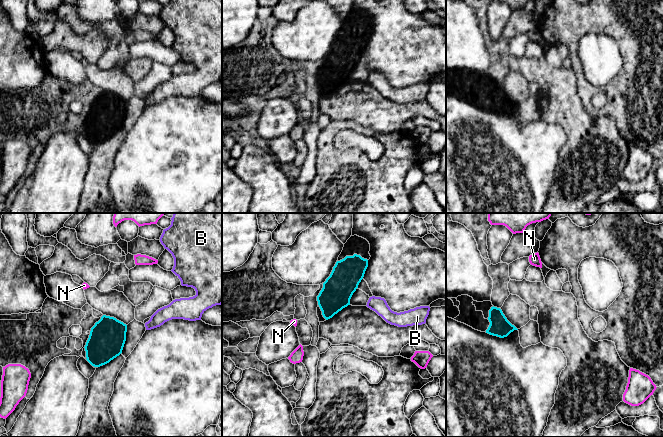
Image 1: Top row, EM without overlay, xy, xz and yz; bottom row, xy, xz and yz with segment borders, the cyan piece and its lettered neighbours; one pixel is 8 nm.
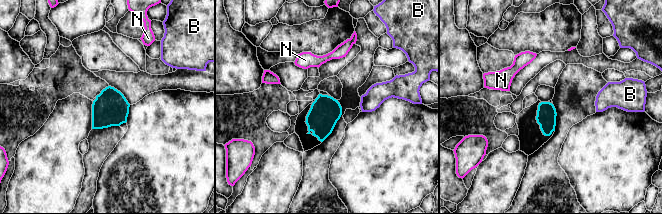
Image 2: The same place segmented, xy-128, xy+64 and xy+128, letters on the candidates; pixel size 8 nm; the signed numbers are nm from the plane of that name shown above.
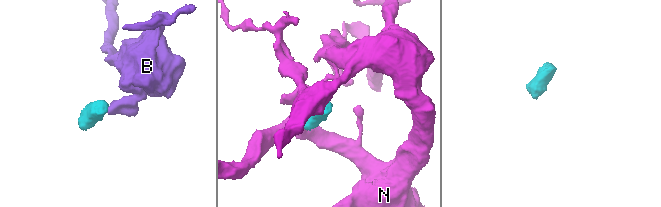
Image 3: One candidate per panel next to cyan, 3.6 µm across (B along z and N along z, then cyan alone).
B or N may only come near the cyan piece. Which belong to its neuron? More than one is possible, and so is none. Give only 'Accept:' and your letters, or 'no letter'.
Accept: no letter

